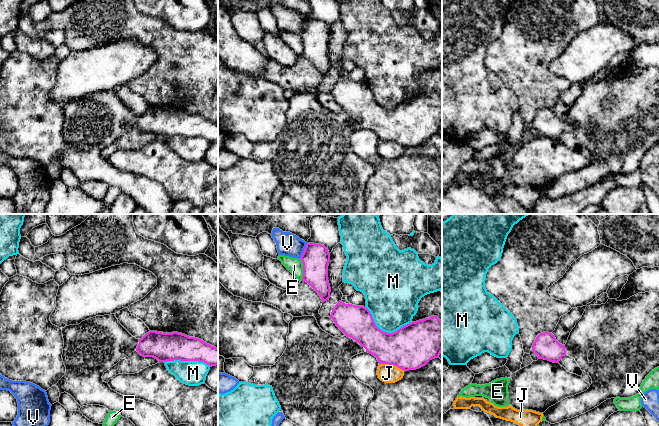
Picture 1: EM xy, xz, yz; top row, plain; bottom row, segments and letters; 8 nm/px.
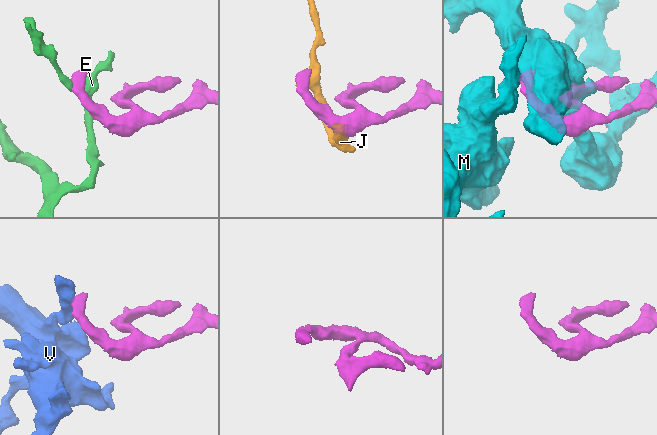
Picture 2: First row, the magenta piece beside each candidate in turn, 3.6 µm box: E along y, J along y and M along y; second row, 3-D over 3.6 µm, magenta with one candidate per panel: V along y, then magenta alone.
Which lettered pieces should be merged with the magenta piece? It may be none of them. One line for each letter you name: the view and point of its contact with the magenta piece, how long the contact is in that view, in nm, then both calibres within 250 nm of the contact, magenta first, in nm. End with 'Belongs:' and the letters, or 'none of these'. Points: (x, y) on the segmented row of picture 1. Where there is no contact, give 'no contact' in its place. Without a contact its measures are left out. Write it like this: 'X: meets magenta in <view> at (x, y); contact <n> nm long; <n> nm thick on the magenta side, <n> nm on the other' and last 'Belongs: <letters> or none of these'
Belongs: none of these

